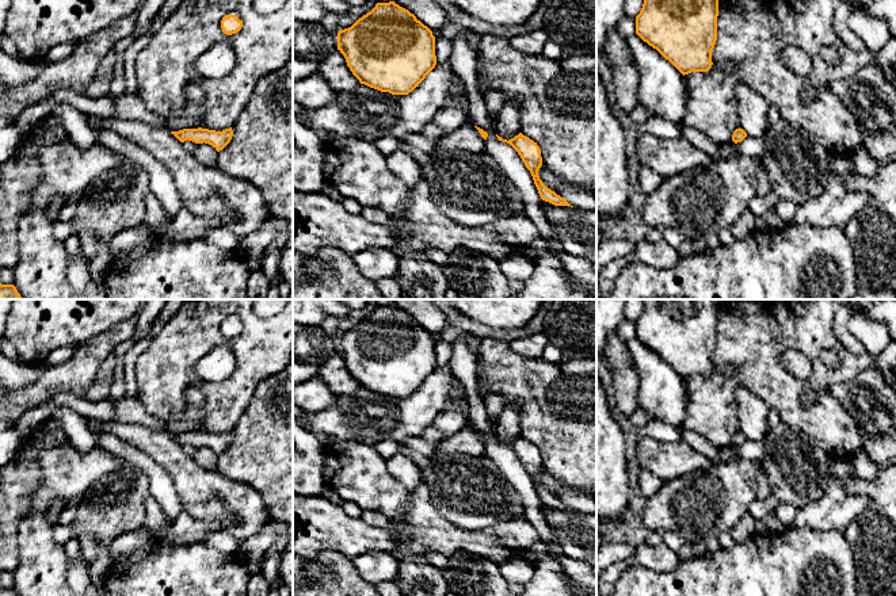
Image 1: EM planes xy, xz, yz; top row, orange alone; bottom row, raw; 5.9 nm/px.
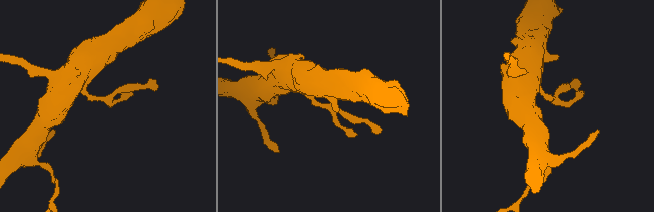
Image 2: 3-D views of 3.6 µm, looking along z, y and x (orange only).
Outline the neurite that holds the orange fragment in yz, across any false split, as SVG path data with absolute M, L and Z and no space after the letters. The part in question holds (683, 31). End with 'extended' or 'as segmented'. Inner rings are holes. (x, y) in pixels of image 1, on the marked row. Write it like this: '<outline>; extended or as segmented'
M644 0L636 34L683 76L708 72L717 41L718 0Z; as segmented

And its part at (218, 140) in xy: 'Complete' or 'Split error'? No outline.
Complete

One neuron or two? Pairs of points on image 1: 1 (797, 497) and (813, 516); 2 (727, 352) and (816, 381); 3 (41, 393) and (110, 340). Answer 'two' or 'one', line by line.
1: two
2: one
3: one

